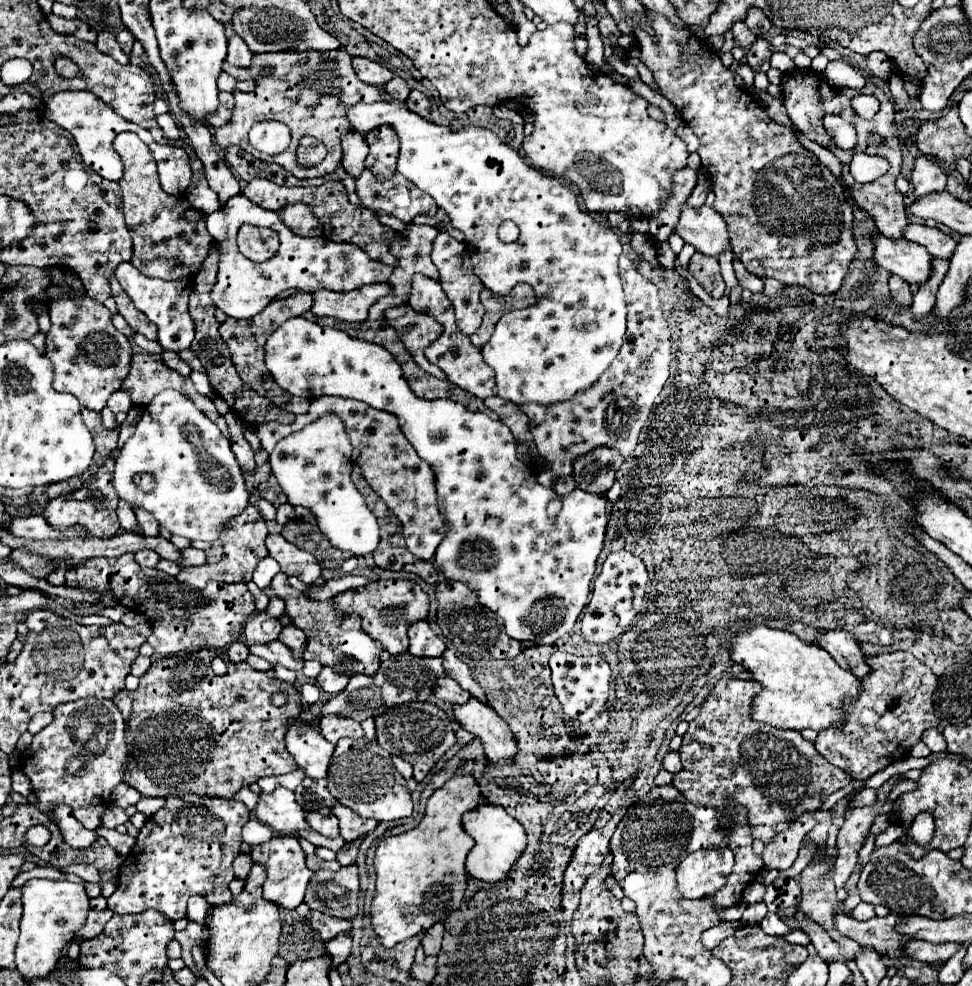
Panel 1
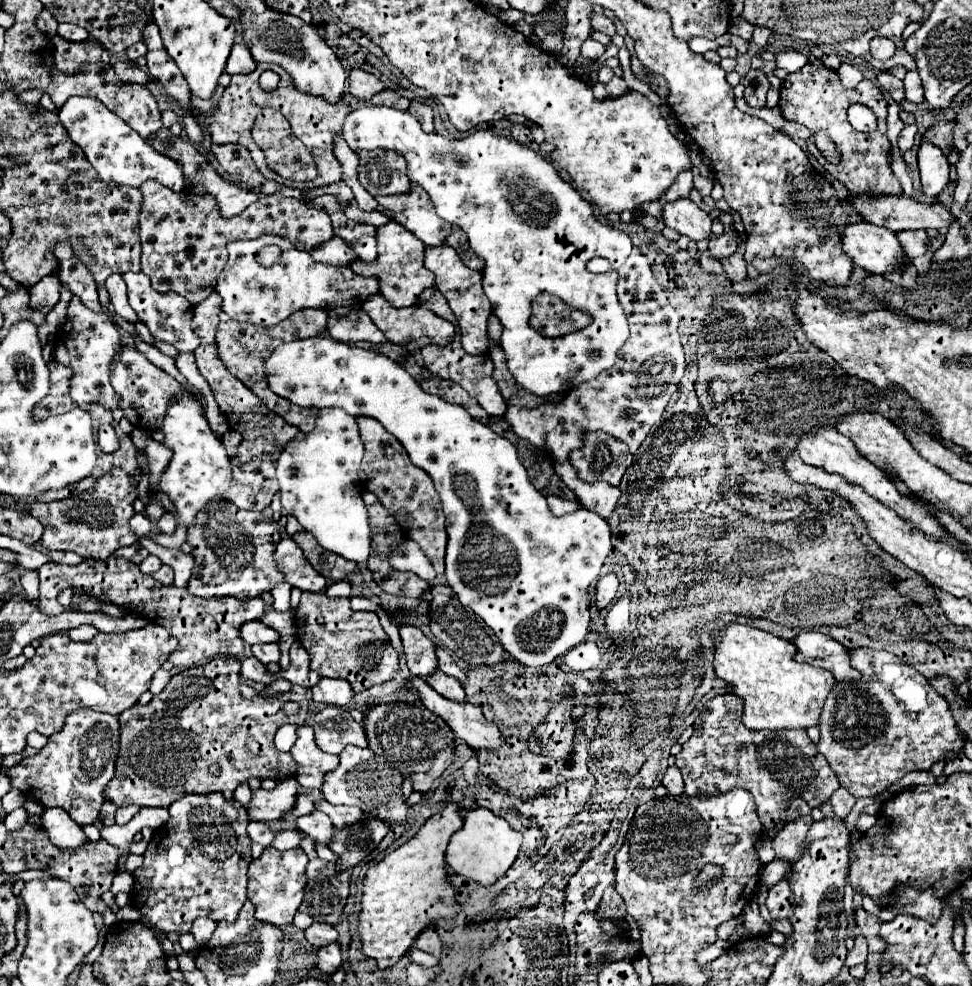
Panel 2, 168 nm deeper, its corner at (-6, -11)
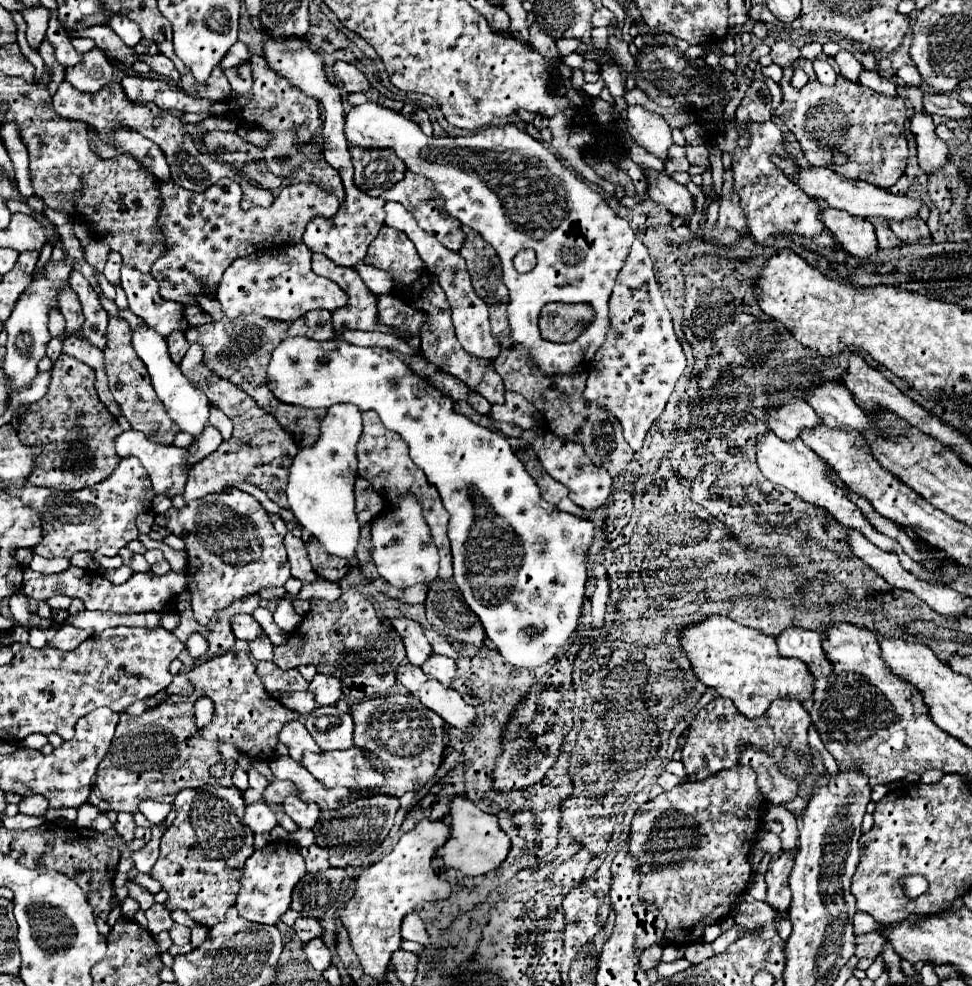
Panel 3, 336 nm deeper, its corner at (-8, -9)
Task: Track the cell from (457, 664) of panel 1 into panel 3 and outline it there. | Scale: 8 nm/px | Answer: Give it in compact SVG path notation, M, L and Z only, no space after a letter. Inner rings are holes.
M431 633L431 639L429 641L431 641L431 647L433 647L435 653L445 655L445 657L451 657L451 659L457 659L457 651L453 649L453 645L451 645L451 641L447 637L441 637L437 633Z

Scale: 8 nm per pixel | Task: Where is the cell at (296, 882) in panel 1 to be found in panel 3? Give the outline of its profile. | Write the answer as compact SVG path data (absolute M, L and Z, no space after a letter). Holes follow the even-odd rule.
M271 841L267 847L257 849L247 861L243 871L243 887L237 895L239 915L247 921L277 925L285 911L291 907L291 895L295 885L305 877L305 859L299 853L299 847L291 841Z

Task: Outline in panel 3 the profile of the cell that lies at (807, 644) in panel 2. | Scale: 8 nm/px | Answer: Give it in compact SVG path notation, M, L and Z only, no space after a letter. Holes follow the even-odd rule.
M785 629L777 637L779 653L783 657L795 657L809 665L809 671L819 677L829 677L833 673L833 663L827 661L823 653L823 633L809 631L809 629Z

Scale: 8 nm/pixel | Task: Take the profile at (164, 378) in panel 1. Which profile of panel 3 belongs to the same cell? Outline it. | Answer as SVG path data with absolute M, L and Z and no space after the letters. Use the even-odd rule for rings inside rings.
M111 317L109 329L107 329L107 347L105 347L105 369L109 375L109 387L113 399L121 405L123 415L131 423L133 429L145 433L149 439L157 443L169 445L175 435L180 432L179 427L167 415L163 403L157 397L149 373L145 369L145 363L137 357L133 345L131 345L131 327L125 319Z

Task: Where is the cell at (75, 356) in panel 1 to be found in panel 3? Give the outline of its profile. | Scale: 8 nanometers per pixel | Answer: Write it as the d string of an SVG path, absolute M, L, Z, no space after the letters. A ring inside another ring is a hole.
M79 271L71 273L69 283L71 283L71 289L77 293L77 297L81 301L81 307L83 307L83 315L85 315L85 323L81 327L83 337L91 345L95 345L99 349L105 349L105 341L107 341L105 333L107 333L107 325L109 325L109 315L103 309L103 305L99 301L99 295L93 291L89 281Z

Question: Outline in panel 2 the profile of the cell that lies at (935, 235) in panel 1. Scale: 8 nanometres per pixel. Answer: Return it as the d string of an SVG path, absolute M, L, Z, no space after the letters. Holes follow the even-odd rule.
M899 231L895 235L899 239L899 245L903 245L903 251L907 251L911 259L927 253L927 245L929 245L927 231Z

